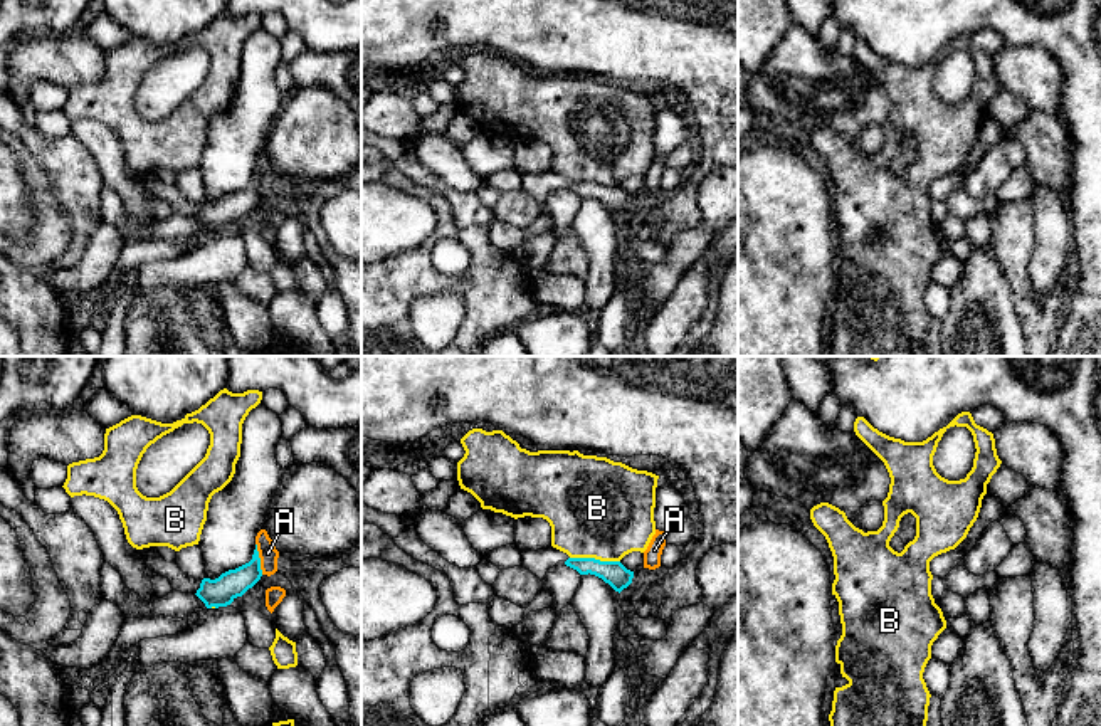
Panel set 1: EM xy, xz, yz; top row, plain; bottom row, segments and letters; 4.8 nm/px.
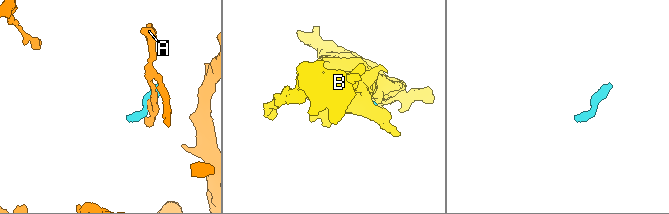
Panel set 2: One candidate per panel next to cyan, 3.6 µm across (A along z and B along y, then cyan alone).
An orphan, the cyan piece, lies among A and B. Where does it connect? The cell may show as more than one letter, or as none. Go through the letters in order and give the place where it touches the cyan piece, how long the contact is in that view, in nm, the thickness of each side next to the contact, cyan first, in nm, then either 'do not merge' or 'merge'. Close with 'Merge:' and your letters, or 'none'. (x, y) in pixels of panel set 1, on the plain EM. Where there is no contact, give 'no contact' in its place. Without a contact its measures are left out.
A: meets cyan in xy at (259, 182); contact 160 nm long; 140 nm thick on the cyan side, 90 nm on the other; do not merge
B: meets cyan in xz at (594, 182); contact 240 nm long; 120 nm thick on the cyan side, 480 nm on the other; do not merge
Merge: none

